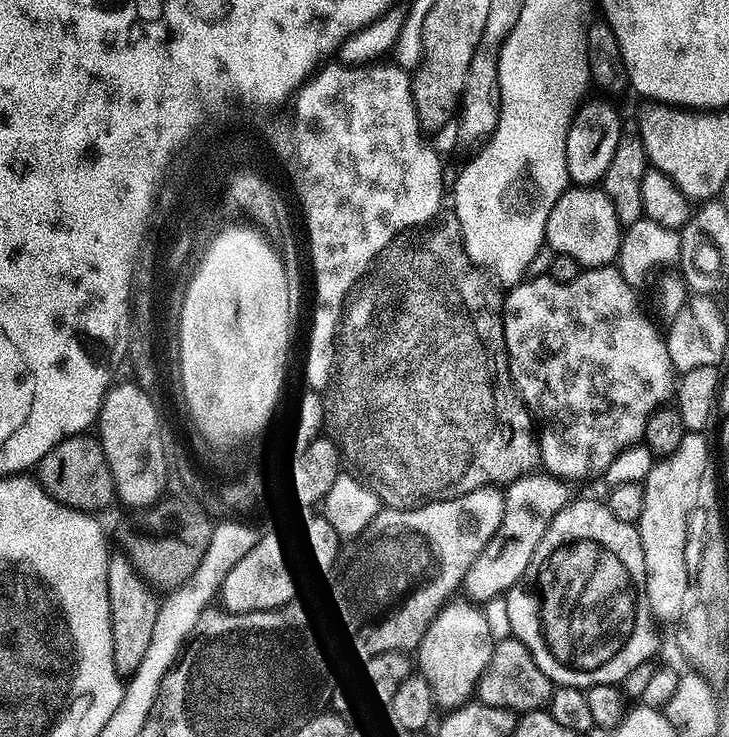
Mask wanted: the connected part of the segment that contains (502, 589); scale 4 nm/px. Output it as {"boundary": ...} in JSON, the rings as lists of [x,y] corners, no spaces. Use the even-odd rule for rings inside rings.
{"boundary":[[[533,470],[507,485],[504,492],[503,525],[464,575],[463,591],[473,592],[468,594],[477,601],[485,602],[484,600],[492,600],[495,596],[503,597],[508,589],[525,579],[533,567],[536,551],[544,540],[552,519],[563,508],[567,508],[573,499],[574,494],[568,487],[570,484],[567,479],[543,470]]]}

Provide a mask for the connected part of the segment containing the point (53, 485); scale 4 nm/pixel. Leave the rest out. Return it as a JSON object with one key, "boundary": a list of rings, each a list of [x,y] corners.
{"boundary":[[[92,434],[67,436],[62,442],[58,442],[41,458],[38,471],[39,482],[48,491],[48,495],[65,508],[73,508],[81,514],[100,514],[116,496],[112,471],[99,439]]]}

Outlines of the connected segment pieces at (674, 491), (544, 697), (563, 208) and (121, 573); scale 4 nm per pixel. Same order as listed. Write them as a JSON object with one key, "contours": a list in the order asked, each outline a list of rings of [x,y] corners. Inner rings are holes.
{"contours":[[[[685,431],[674,454],[657,459],[644,479],[644,501],[638,521],[640,541],[646,558],[646,592],[653,613],[668,620],[679,618],[688,587],[687,568],[688,522],[697,511],[700,487],[708,472],[708,439],[702,432]]],[[[515,638],[497,639],[492,646],[492,657],[476,684],[475,695],[479,703],[486,706],[508,708],[517,714],[535,712],[543,709],[552,698],[554,685],[547,671],[536,661],[536,656],[529,645]]],[[[570,186],[554,202],[550,218],[546,218],[544,239],[547,247],[561,256],[574,258],[581,269],[606,268],[617,263],[620,255],[622,225],[614,214],[614,202],[600,186]]],[[[109,555],[106,586],[110,602],[109,626],[112,629],[114,666],[122,674],[130,674],[146,658],[150,638],[154,635],[154,618],[158,618],[158,596],[147,580],[136,571],[127,555]],[[156,595],[156,596],[155,596]]]]}

